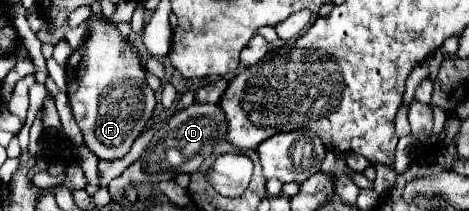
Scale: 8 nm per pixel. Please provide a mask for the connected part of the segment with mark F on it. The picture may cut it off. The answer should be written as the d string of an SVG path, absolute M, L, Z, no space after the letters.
M89 16L89 36L67 60L67 96L85 146L101 160L123 158L155 108L155 92L145 82L137 46L105 16Z

